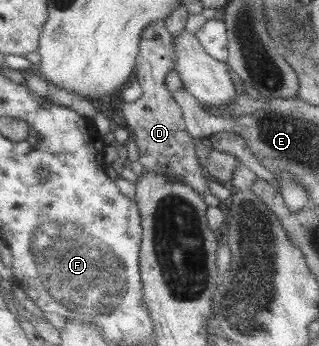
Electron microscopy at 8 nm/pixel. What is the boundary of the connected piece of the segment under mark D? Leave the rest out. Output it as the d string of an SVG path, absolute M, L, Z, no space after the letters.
M164 20L151 23L142 32L136 71L143 93L136 103L124 106L123 114L127 119L128 131L135 135L135 143L141 152L138 160L144 169L187 182L194 191L205 195L210 190L208 173L198 164L194 154L194 138L186 129L182 107L176 103L174 94L166 89L166 75L168 71L176 69L174 40L175 37Z

